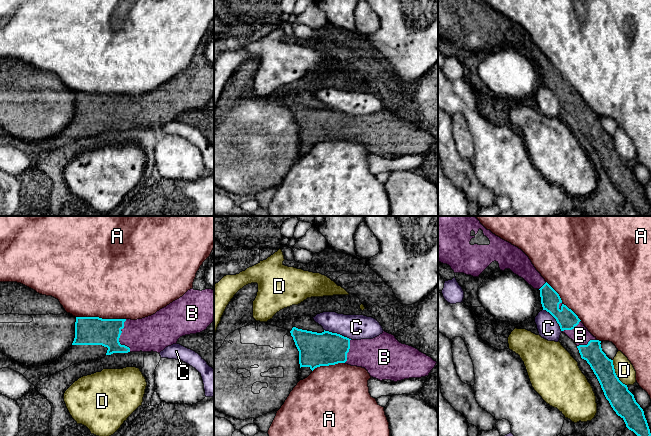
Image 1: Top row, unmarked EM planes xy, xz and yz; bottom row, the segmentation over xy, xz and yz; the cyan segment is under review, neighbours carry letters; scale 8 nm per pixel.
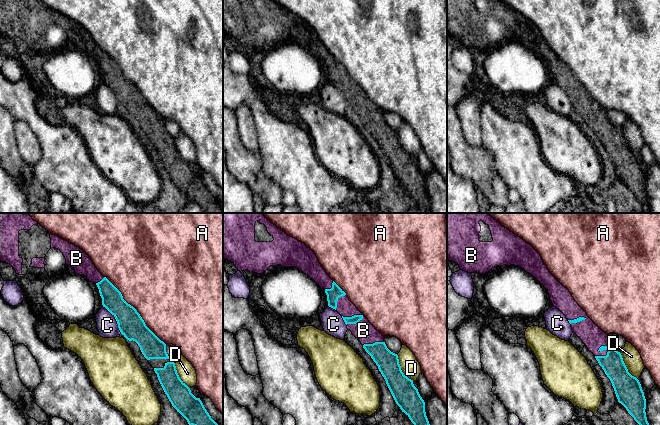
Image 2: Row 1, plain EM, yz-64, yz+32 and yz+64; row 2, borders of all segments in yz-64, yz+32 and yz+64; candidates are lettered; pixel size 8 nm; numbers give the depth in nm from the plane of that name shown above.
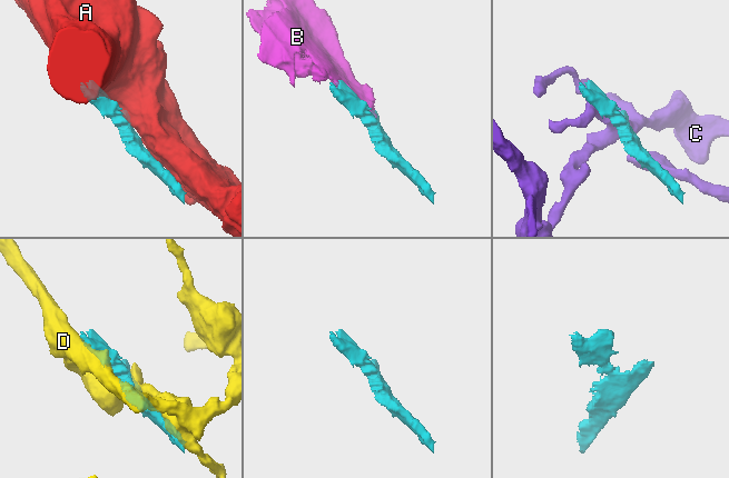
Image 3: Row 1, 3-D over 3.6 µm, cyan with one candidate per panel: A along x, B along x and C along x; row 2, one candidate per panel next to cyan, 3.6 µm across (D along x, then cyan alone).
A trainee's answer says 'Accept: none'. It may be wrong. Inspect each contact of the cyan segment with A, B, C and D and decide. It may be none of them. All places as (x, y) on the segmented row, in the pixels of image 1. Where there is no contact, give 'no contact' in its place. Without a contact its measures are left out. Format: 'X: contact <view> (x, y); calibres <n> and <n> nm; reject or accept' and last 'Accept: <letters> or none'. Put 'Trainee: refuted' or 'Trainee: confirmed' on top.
Trainee: refuted
A: contact xy (101, 318); calibres 220 and 500 nm; reject
B: contact xy (119, 337); calibres 220 and 280 nm; accept
C: contact xz (336, 333); calibres 280 and 200 nm; reject
D: contact yz (615, 374); calibres 200 and 150 nm; reject
Accept: B

